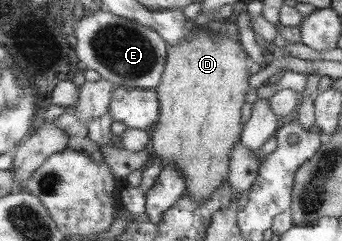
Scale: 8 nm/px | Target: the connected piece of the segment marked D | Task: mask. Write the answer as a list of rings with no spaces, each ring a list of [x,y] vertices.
[[[200,28],[194,33],[192,39],[188,41],[182,41],[180,45],[176,47],[170,47],[167,58],[166,71],[162,78],[162,82],[157,86],[156,91],[160,101],[160,116],[157,123],[152,129],[152,142],[151,150],[157,155],[157,160],[167,166],[175,166],[186,179],[187,194],[193,198],[194,202],[199,204],[206,204],[212,197],[218,188],[220,188],[225,182],[229,180],[229,174],[231,173],[231,160],[233,159],[233,150],[241,142],[241,136],[244,126],[242,126],[242,110],[244,110],[244,104],[246,104],[246,96],[248,96],[248,89],[250,88],[250,59],[246,56],[246,52],[240,44],[240,40],[232,39],[226,35],[214,35],[205,28]]]

